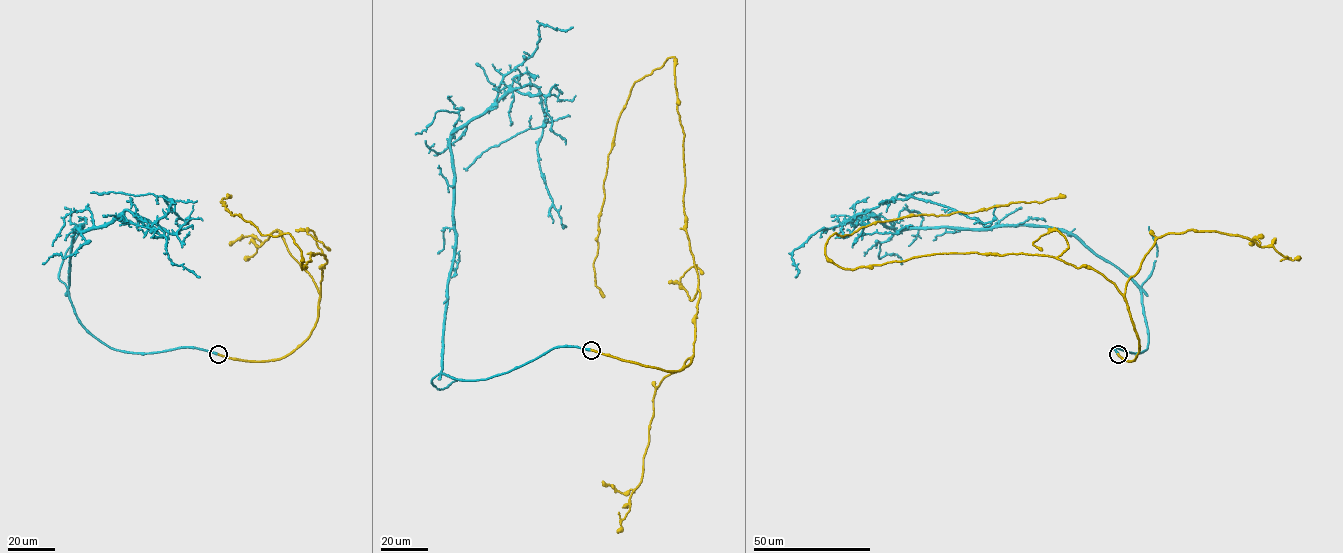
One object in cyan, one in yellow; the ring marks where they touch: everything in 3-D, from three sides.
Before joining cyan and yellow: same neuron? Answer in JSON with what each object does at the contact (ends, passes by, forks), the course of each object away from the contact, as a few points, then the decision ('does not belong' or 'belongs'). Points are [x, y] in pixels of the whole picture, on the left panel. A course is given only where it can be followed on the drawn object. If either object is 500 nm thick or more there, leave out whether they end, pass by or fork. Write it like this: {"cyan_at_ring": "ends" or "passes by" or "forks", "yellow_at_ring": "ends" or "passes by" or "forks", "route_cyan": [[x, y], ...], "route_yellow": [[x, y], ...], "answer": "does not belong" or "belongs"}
{"route_cyan": [[217, 354], [110, 348], [68, 289], [79, 225], [128, 210], [150, 226], [166, 197], [186, 223], [193, 205]], "route_yellow": [[218, 354], [295, 350], [326, 260], [310, 253], [302, 269], [289, 234], [261, 235], [220, 202], [231, 196]], "answer": "belongs"}

